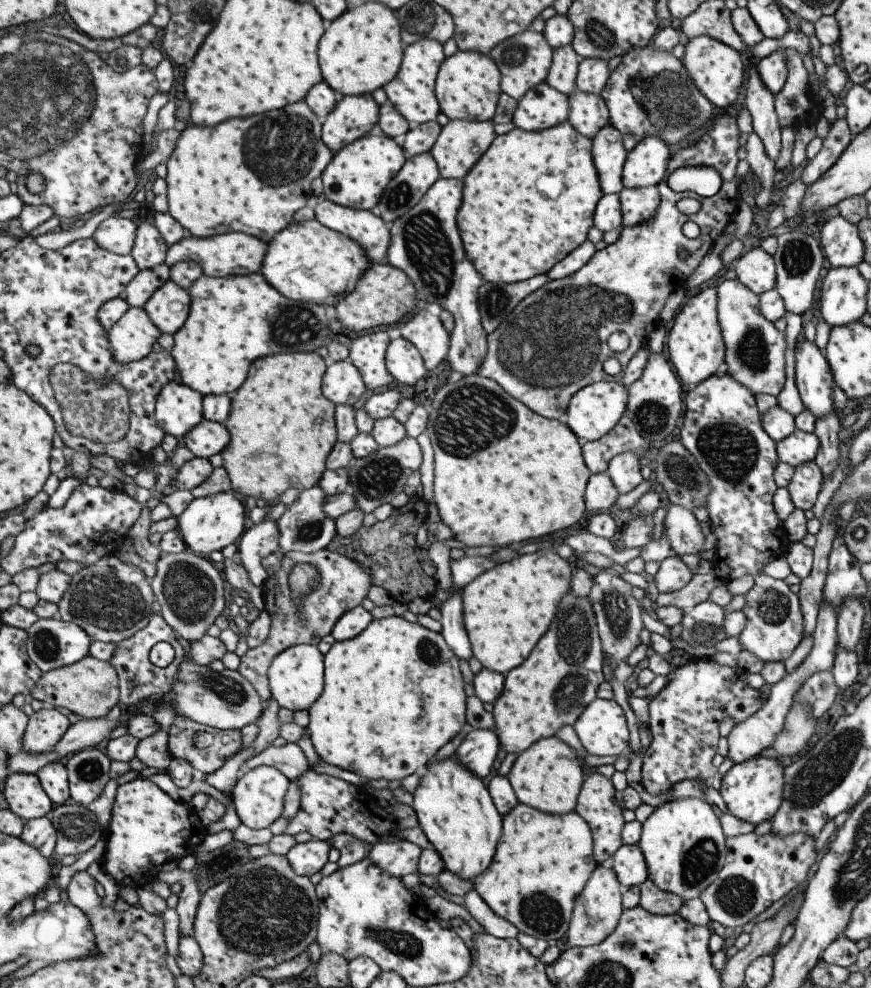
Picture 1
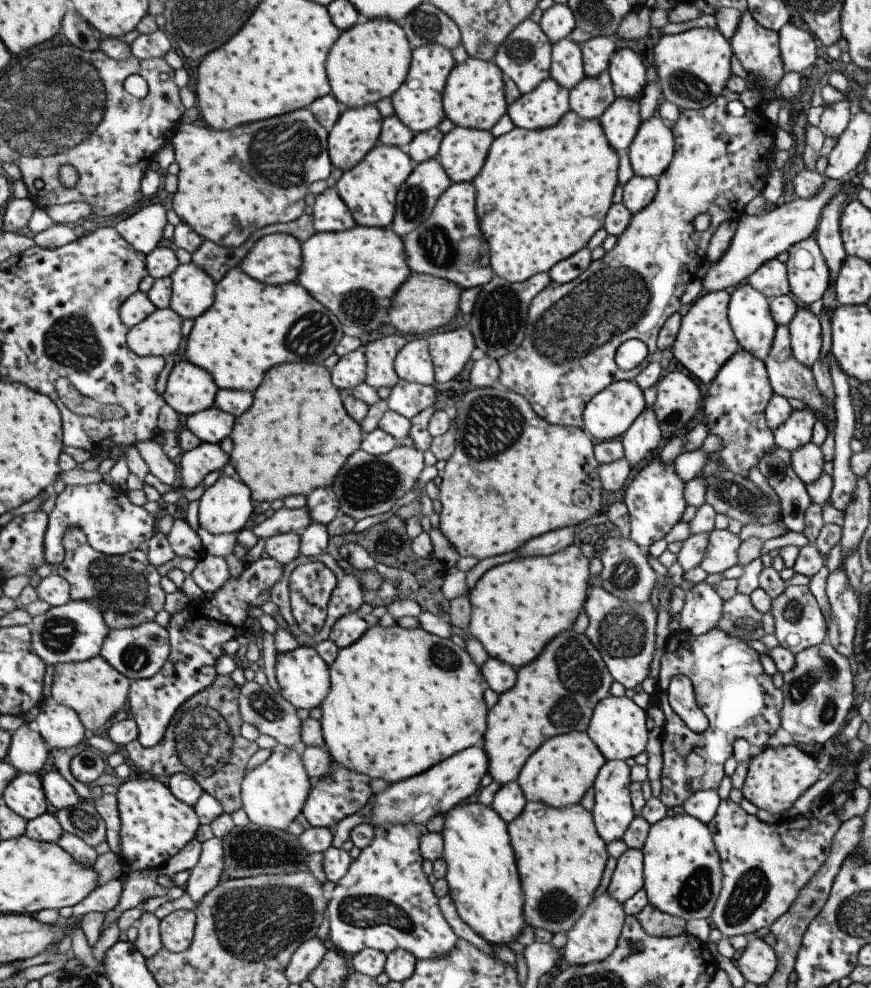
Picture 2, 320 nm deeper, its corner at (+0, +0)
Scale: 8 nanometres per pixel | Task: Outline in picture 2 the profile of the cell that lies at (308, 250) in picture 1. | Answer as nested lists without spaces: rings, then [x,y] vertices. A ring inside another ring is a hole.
[[[359,225],[336,233],[314,232],[301,243],[301,266],[296,282],[332,312],[343,326],[361,326],[363,330],[375,330],[381,324],[387,324],[392,299],[411,274],[400,238],[389,228]]]

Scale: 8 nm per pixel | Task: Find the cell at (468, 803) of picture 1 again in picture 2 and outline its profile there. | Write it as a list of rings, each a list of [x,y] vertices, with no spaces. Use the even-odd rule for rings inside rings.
[[[477,802],[455,806],[443,815],[442,858],[446,864],[444,879],[448,884],[448,895],[453,901],[459,918],[480,936],[485,942],[499,946],[518,940],[521,931],[527,926],[522,906],[520,878],[517,872],[515,857],[509,842],[506,822],[489,806]]]

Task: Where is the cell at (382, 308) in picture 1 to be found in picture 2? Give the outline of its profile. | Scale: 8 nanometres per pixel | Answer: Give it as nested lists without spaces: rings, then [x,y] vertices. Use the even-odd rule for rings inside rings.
[[[411,273],[392,299],[388,311],[390,324],[403,335],[425,334],[425,332],[431,332],[435,328],[441,328],[441,326],[449,324],[457,315],[460,292],[461,288],[444,278]]]

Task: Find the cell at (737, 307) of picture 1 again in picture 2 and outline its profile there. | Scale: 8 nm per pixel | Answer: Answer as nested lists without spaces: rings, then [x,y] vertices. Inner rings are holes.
[[[743,284],[731,292],[727,307],[728,321],[737,339],[739,349],[749,351],[762,361],[769,354],[767,351],[771,348],[776,327],[769,312],[768,301],[764,294],[755,290],[751,285]]]

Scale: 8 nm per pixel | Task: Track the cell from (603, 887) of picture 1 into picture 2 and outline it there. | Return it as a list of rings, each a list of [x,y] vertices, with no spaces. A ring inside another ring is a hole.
[[[607,892],[603,893],[585,907],[583,914],[566,932],[566,941],[562,946],[563,960],[571,965],[588,965],[607,958],[617,946],[617,941],[624,923],[625,914],[622,904],[611,898]]]

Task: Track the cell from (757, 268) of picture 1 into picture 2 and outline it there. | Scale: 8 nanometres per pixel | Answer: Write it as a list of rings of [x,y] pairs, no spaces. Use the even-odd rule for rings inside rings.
[[[776,258],[764,262],[746,279],[749,285],[764,294],[768,300],[786,295],[790,291],[786,277],[786,266]]]

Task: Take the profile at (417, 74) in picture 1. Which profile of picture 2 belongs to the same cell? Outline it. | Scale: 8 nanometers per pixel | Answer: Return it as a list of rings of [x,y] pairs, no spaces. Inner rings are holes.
[[[418,44],[412,50],[404,83],[391,96],[393,115],[412,133],[417,134],[437,127],[445,118],[442,109],[442,92],[447,75],[454,66],[455,62],[450,50],[441,45]]]

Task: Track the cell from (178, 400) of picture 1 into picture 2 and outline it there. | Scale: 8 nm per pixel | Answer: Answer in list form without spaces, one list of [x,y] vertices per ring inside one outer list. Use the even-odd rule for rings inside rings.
[[[187,358],[174,365],[166,384],[164,399],[187,417],[215,405],[220,389],[205,367],[197,366]]]

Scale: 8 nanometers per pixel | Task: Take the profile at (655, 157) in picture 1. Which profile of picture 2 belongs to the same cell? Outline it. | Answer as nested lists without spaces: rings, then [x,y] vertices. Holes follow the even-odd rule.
[[[659,116],[640,121],[625,152],[634,175],[656,179],[669,166],[674,153],[673,133]]]

